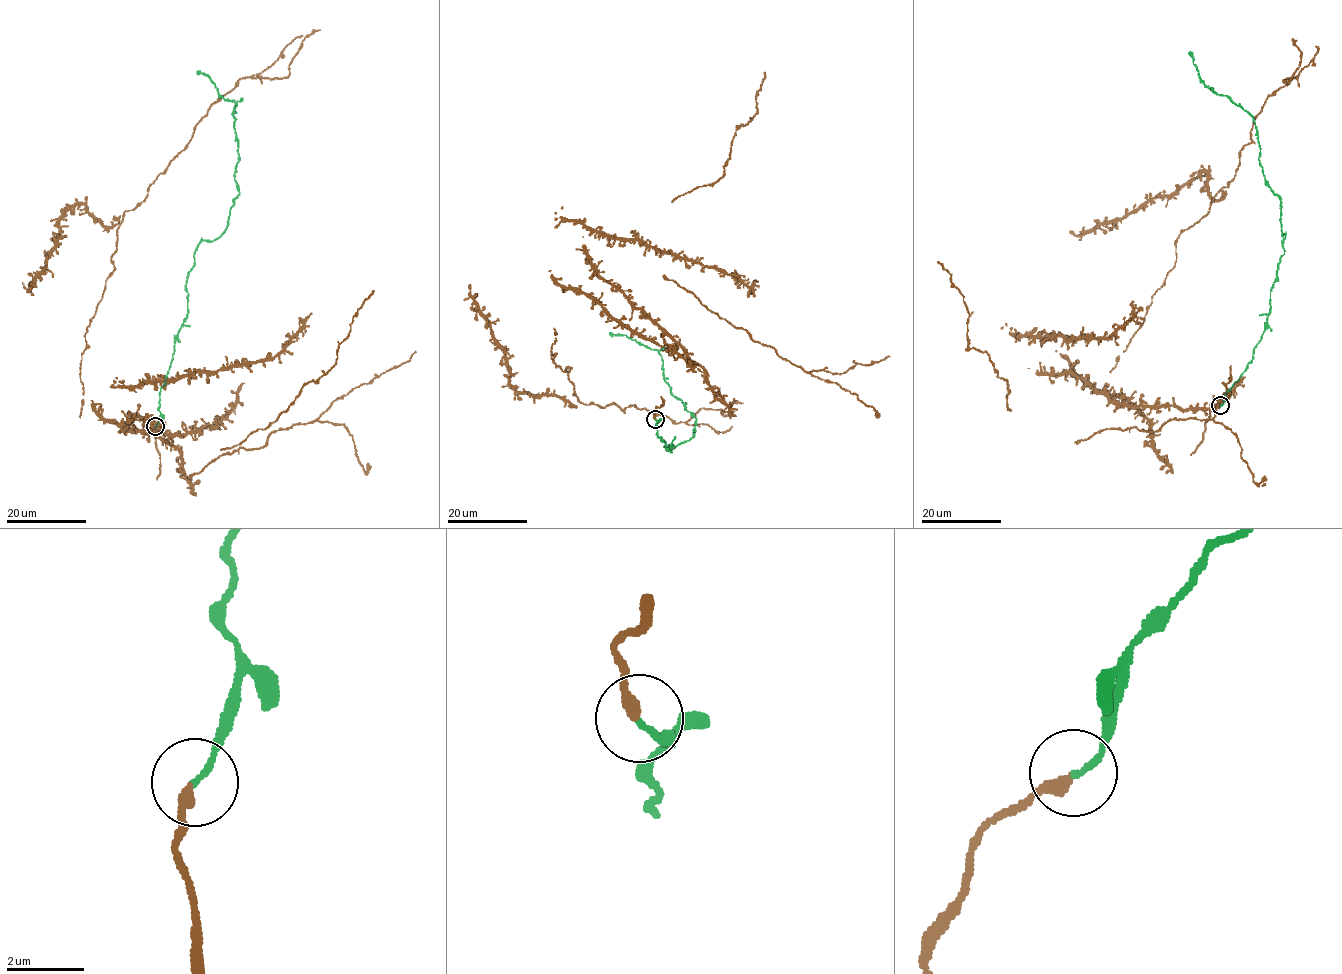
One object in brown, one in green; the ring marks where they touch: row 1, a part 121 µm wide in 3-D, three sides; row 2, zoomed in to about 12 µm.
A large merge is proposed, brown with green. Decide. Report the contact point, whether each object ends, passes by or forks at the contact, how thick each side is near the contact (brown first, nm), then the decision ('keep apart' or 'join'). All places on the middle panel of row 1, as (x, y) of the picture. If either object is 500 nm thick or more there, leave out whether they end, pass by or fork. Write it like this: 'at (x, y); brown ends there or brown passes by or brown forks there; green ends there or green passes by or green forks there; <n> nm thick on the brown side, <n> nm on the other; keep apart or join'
at (655, 419); brown ends there; green ends there; 280 nm thick on the brown side, 150 nm on the other; join

